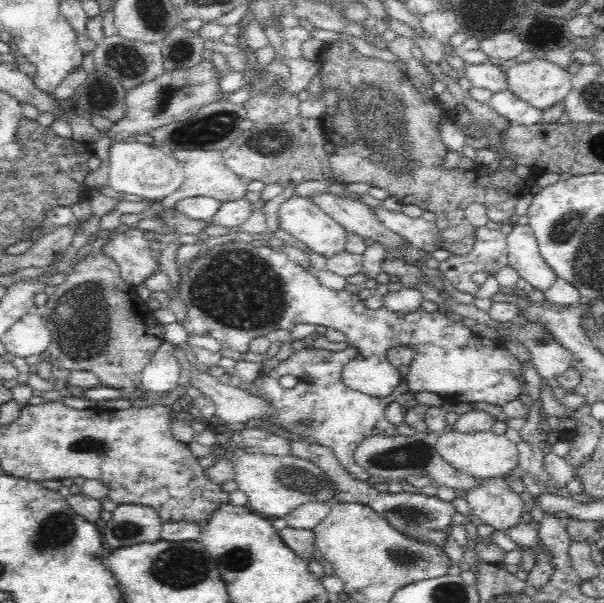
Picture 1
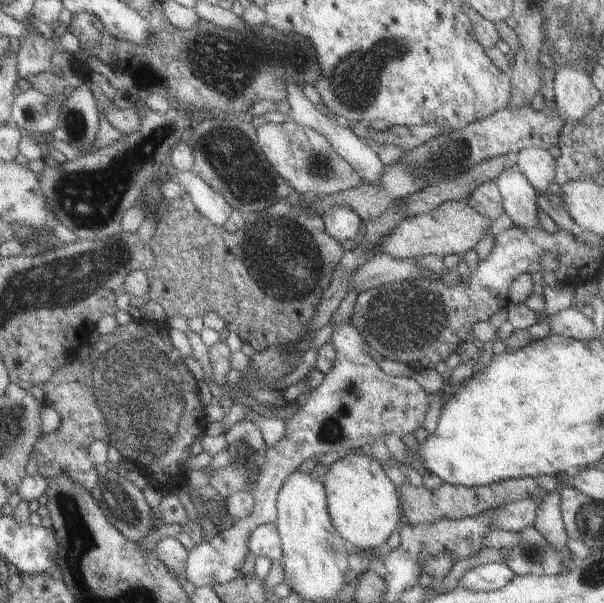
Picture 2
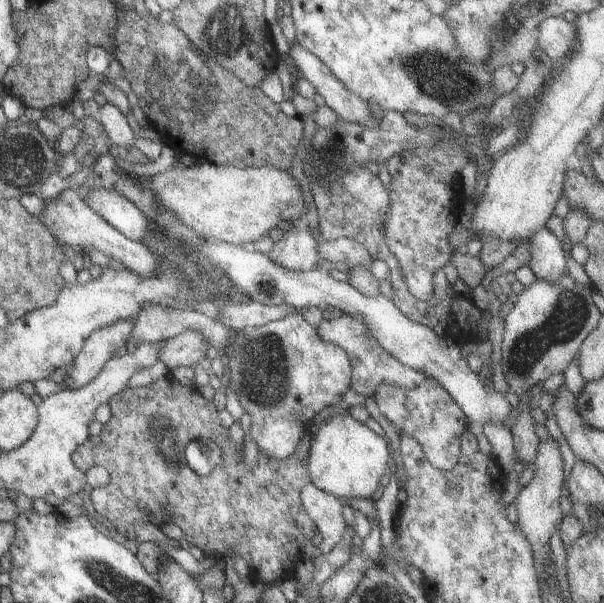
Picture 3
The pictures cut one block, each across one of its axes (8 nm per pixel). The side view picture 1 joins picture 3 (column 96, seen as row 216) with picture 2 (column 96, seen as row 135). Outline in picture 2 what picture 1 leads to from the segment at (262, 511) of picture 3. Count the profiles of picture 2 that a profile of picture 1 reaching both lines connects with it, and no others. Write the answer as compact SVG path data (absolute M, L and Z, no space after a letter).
M140 317L136 320L133 318L124 325L117 325L113 332L109 334L99 335L95 342L88 342L87 345L87 356L83 360L73 359L70 363L57 368L51 378L40 384L41 392L44 394L43 404L46 406L51 406L57 414L59 414L59 426L55 432L50 432L49 434L44 434L39 436L32 446L33 450L33 460L37 464L37 472L35 474L43 476L43 478L53 478L53 476L67 476L69 480L73 480L75 484L81 484L81 488L87 488L91 490L95 482L97 482L98 476L95 472L95 465L87 462L85 450L87 446L91 444L94 440L103 440L108 446L113 446L119 455L121 456L120 464L127 470L134 469L137 470L141 475L143 475L147 482L162 493L166 492L169 494L176 494L179 490L185 489L183 482L185 481L185 471L181 466L186 462L187 458L191 458L189 453L189 446L205 431L206 422L204 420L204 408L197 397L197 383L193 378L193 375L187 369L185 365L184 358L180 356L179 352L171 345L169 341L168 331L169 327L166 320L149 321L144 317Z

